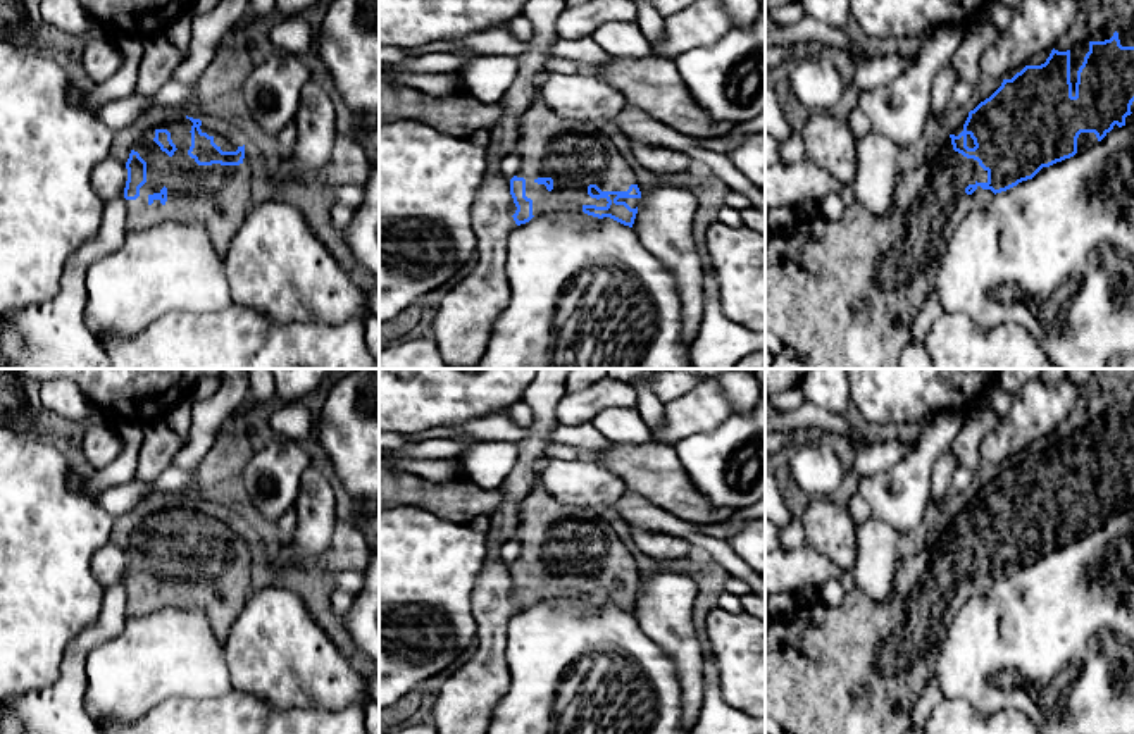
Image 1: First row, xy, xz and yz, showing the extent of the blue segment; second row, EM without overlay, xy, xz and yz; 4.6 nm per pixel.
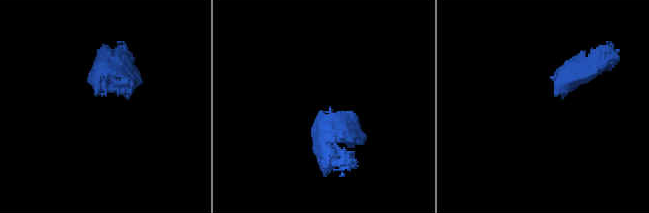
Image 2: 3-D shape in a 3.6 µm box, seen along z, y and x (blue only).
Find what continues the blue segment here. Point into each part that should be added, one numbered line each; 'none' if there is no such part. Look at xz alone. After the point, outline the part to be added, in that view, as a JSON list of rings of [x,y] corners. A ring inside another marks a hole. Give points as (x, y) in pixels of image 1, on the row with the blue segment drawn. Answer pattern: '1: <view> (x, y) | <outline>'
1: xz (574, 155) | [[[548,71],[538,76],[534,100],[512,152],[520,157],[515,176],[526,179],[533,215],[583,205],[607,207],[607,198],[591,198],[588,186],[603,181],[601,191],[627,191],[638,184],[636,174],[612,145],[610,129],[564,119],[541,102],[539,88],[548,78]]]

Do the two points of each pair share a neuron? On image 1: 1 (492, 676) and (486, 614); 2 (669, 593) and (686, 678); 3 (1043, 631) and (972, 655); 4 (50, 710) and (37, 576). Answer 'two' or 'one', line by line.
1: one
2: one
3: one
4: two

